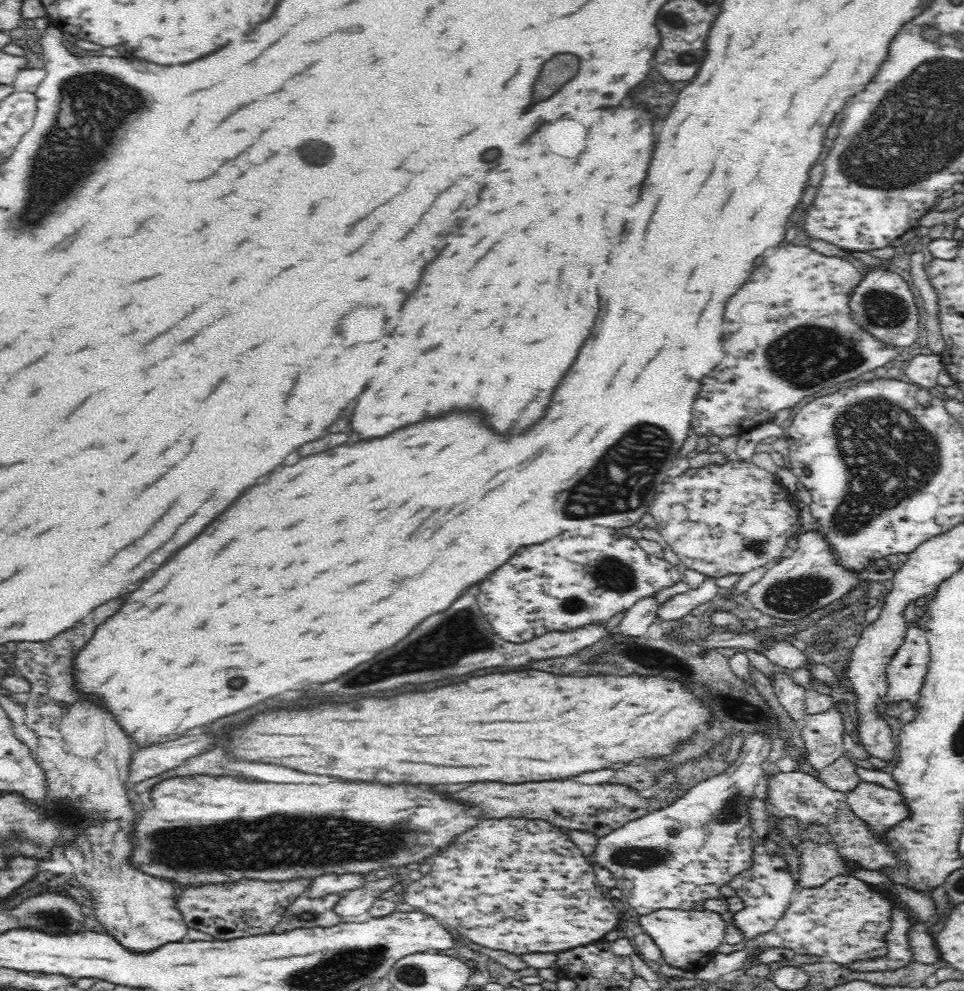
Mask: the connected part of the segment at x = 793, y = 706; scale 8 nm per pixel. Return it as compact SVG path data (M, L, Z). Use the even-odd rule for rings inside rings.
M782 667L782 670L776 672L774 678L771 678L771 683L778 702L782 704L790 720L798 722L806 713L806 688L794 683L790 675L791 671Z

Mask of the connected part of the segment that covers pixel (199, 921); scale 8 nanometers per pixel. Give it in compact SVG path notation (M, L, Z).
M299 876L292 879L256 879L256 877L240 877L231 881L217 883L186 884L186 889L179 891L176 907L180 909L182 918L188 927L208 933L208 926L216 926L216 920L236 916L238 912L250 908L274 910L288 905L311 883L310 877Z

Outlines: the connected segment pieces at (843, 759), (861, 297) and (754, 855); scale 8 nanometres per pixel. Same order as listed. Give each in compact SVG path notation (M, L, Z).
M845 753L830 764L823 766L817 777L828 788L845 793L863 781L856 772L857 767L858 764L855 764L855 760Z
M887 267L863 274L849 298L854 321L885 344L896 347L912 346L922 336L919 333L919 314L911 285L911 282L907 282L898 273L889 271Z
M764 836L764 840L752 840L749 863L749 867L741 869L725 882L743 904L742 908L731 911L731 924L744 940L755 939L758 935L769 932L784 914L791 901L791 894L795 891L794 877L788 872L788 862L782 856L782 846L770 836Z

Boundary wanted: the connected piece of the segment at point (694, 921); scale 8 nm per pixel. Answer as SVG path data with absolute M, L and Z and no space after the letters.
M699 906L693 909L656 907L647 913L638 913L636 920L657 946L661 962L680 970L693 970L708 962L717 952L726 931L726 921L720 912Z

